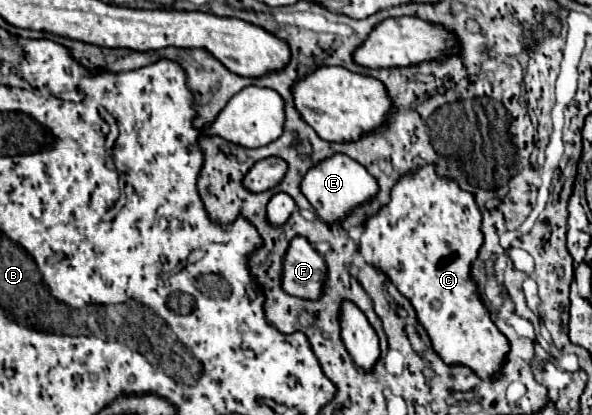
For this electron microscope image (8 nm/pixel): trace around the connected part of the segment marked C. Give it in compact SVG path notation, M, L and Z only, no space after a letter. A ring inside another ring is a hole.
M423 166L405 174L405 178L393 186L389 202L381 206L375 216L365 220L365 230L359 240L359 256L369 266L381 270L381 274L385 274L389 282L409 298L417 312L417 320L429 334L433 350L445 364L469 366L479 378L497 378L509 354L509 340L491 320L491 312L483 304L477 282L471 276L471 264L477 260L479 248L483 246L481 222L483 216L473 194L461 190L457 182L441 178L437 166Z

